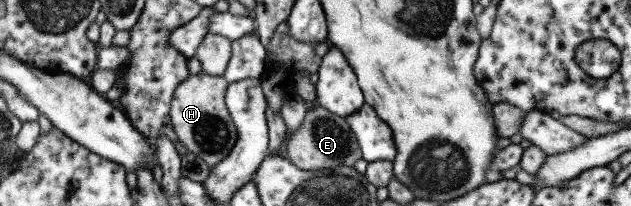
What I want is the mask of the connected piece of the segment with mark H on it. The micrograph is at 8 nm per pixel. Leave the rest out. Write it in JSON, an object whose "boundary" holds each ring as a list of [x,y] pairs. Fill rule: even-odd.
{"boundary":[[[199,72],[189,75],[173,91],[169,119],[171,129],[186,151],[203,159],[208,166],[217,165],[227,156],[236,139],[236,129],[225,107],[224,93],[227,81],[223,76]]]}

